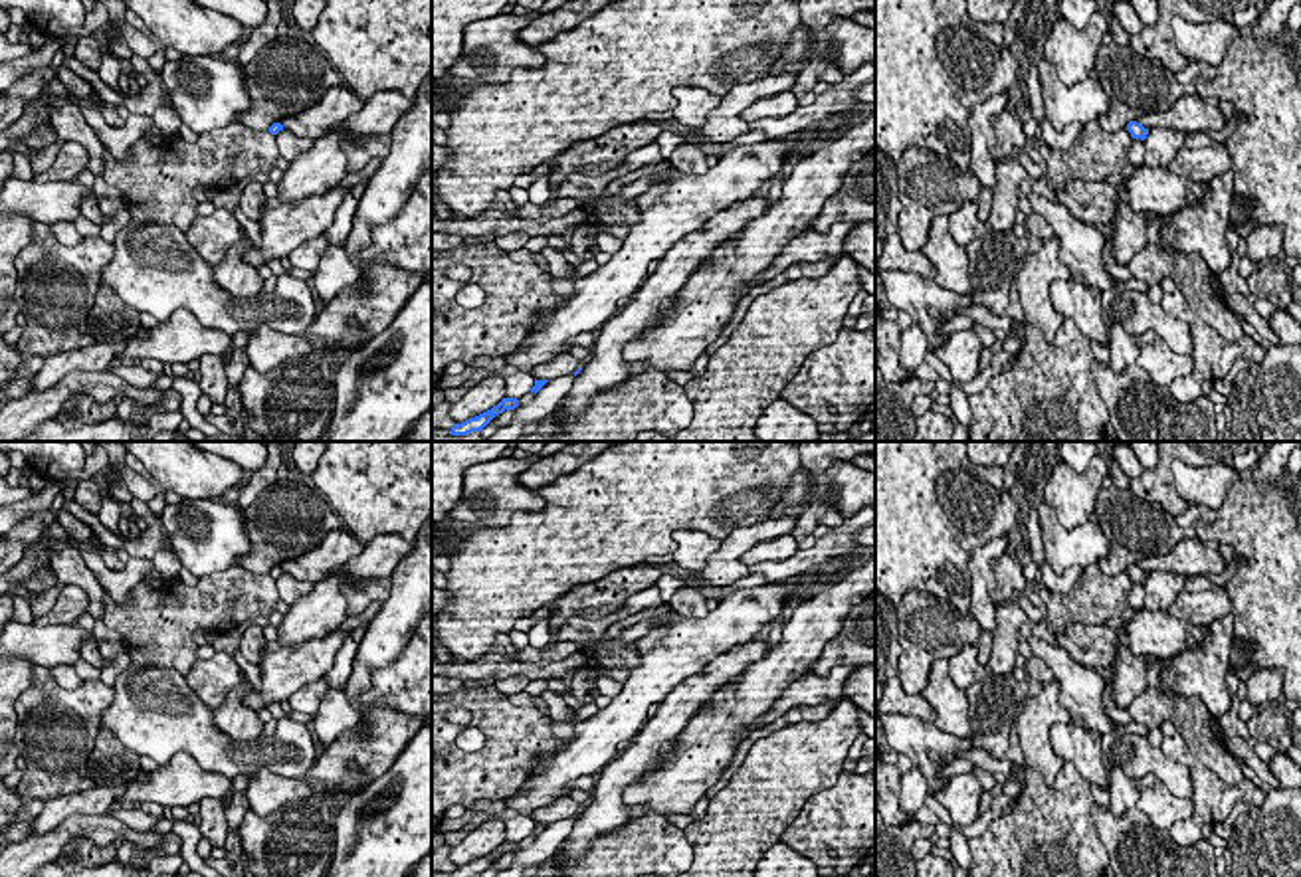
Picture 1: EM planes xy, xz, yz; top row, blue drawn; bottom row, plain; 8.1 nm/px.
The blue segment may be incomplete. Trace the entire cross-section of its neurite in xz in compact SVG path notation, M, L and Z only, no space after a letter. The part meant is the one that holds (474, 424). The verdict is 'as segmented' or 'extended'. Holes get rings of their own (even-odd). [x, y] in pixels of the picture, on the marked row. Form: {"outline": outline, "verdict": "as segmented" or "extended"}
{"outline": "M503 398L497 406L493 406L491 410L469 418L461 424L455 424L451 428L451 436L467 436L471 432L481 432L495 416L503 414L505 410L515 410L519 406L517 398Z", "verdict": "as segmented"}

